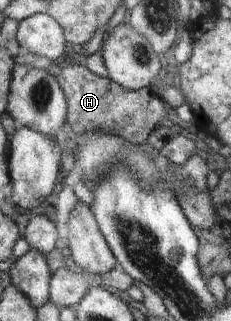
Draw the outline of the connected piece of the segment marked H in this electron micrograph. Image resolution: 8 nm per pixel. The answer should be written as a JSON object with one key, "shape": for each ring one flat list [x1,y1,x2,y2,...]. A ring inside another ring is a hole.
{"shape":[[82,65,66,66,53,72,67,102,67,122,77,136,106,129,137,145,146,144,150,132,168,116,168,103,149,88,131,91,108,76,98,76]]}

